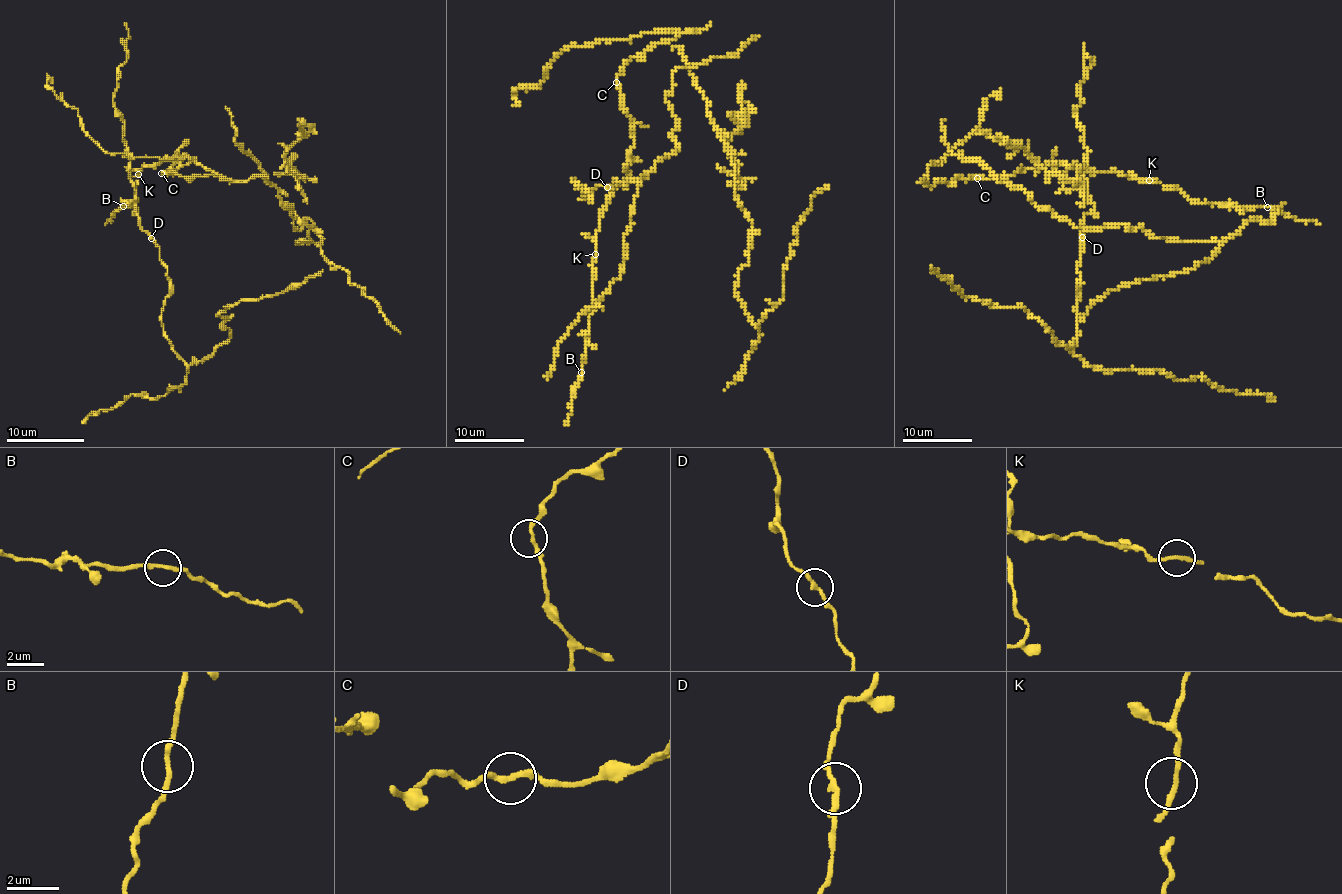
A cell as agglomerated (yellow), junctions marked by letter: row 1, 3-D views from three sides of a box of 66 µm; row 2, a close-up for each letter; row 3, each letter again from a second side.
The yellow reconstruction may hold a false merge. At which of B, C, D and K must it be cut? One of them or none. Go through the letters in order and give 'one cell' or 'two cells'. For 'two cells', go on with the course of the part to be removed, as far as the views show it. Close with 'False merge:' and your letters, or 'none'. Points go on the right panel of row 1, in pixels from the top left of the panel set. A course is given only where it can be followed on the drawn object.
B: one cell
C: one cell
D: one cell
K: one cell
False merge: none

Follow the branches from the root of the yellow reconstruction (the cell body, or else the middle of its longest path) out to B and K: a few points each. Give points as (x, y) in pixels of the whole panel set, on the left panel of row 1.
B: (163, 173), (167, 174), (179, 165), (177, 155), (157, 165), (146, 165), (134, 176), (138, 200), (123, 206)
K: (163, 173), (167, 174), (179, 165), (181, 161), (177, 155), (175, 159), (157, 165), (146, 165), (138, 174)

